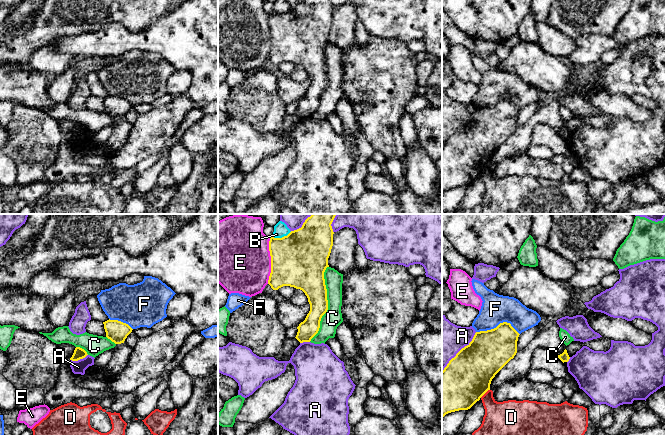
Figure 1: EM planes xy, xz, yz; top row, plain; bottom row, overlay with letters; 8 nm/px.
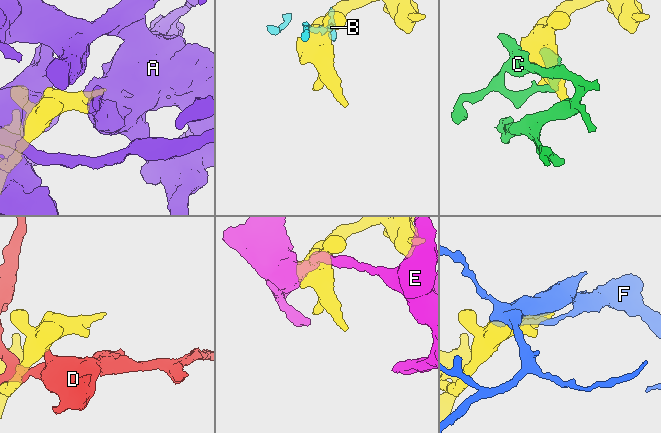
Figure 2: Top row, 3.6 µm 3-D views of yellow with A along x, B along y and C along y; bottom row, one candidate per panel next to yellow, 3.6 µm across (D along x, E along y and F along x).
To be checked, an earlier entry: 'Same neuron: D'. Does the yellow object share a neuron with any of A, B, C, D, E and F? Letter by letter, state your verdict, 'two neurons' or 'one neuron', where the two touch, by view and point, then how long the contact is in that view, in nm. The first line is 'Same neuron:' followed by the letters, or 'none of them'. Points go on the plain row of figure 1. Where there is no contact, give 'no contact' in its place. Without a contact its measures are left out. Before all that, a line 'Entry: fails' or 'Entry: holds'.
Entry: fails
Same neuron: none of them
A: two neurons; contact yz (459, 127); length 420 nm
B: two neurons; contact xz (282, 13); length 170 nm
C: two neurons; contact xz (327, 80); length 650 nm
D: two neurons; contact yz (484, 169); length 100 nm
E: two neurons; contact xz (271, 37); length 360 nm
F: two neurons; contact yz (498, 101); length 360 nm

